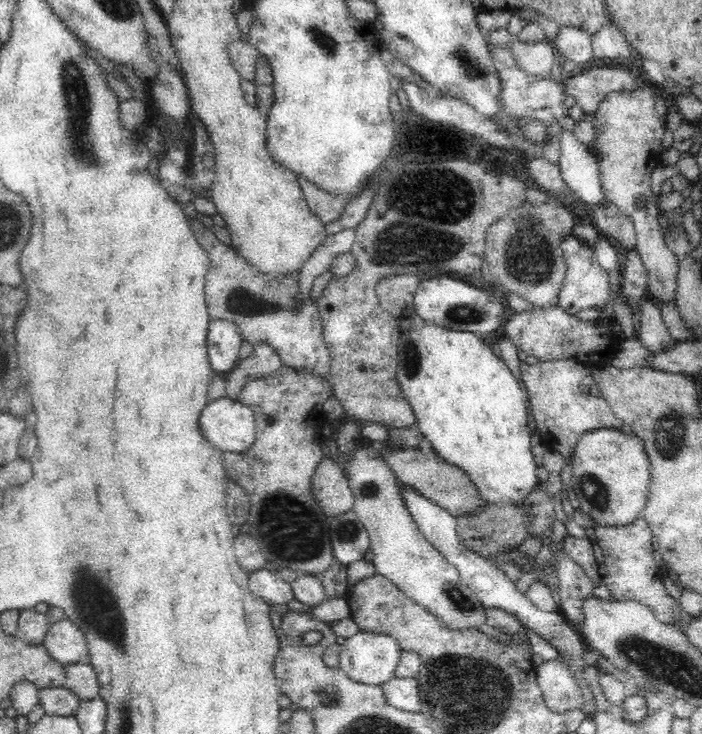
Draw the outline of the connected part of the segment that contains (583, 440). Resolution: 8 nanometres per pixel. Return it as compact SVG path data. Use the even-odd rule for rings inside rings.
M600 428L594 432L586 432L580 436L576 450L574 450L574 476L570 488L574 490L582 514L586 514L594 526L630 526L634 520L642 518L642 512L650 498L650 458L642 448L642 440L632 436L628 430L610 430Z

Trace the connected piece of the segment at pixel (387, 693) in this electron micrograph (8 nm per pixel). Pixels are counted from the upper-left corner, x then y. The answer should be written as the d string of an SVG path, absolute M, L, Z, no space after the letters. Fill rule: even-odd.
M392 678L382 686L382 692L388 706L406 714L422 714L420 688L416 678Z

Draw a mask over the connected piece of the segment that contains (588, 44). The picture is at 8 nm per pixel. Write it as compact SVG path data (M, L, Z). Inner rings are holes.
M560 28L558 38L552 42L556 50L562 52L564 60L574 62L580 70L596 66L592 36L580 28Z

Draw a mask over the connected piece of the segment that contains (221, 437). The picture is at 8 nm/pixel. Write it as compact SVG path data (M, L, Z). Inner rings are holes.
M220 398L204 406L200 416L204 438L222 454L238 456L256 442L256 414L238 400Z

